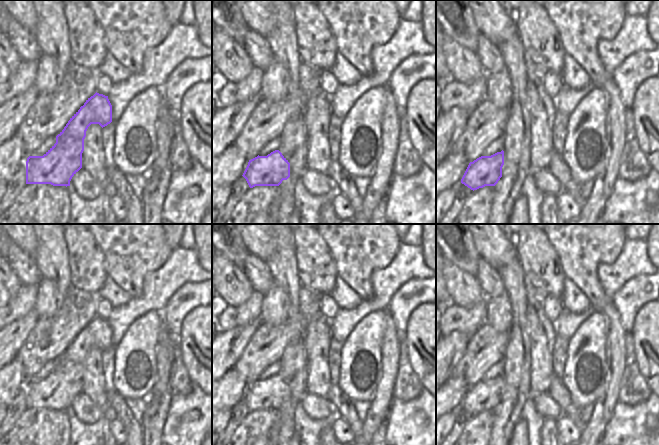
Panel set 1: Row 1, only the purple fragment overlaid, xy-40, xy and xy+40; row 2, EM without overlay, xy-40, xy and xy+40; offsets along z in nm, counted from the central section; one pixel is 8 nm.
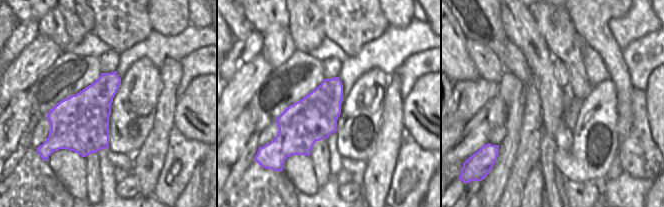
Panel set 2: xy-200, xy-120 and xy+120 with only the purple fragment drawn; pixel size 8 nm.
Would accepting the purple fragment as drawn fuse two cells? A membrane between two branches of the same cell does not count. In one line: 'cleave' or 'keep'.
keep

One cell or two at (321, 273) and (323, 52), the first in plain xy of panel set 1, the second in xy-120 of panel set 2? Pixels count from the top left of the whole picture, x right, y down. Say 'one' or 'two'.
two

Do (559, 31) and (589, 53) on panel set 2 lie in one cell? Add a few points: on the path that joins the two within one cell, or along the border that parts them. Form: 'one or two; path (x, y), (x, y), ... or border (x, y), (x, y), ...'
two; border (579, 46), (585, 69)

